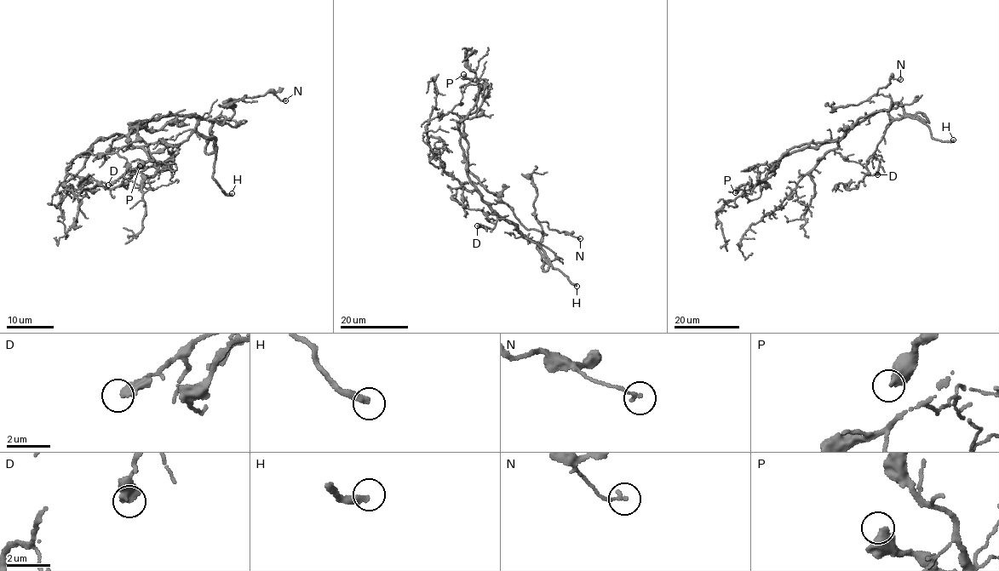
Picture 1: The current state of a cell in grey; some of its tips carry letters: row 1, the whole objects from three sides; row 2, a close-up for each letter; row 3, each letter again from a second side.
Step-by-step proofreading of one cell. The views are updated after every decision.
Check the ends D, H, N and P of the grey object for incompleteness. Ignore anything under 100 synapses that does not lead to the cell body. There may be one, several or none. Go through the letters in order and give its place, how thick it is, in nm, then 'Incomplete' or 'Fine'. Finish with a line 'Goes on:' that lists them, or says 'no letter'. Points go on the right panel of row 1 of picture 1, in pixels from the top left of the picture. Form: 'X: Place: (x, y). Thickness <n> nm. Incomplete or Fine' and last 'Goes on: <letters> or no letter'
D: Place: (877, 174). Thickness 480 nm. Fine
H: Place: (953, 139). Thickness 320 nm. Incomplete
N: Place: (900, 79). Thickness 150 nm. Fine
P: Place: (735, 192). Thickness 500 nm. Fine
Goes on: H

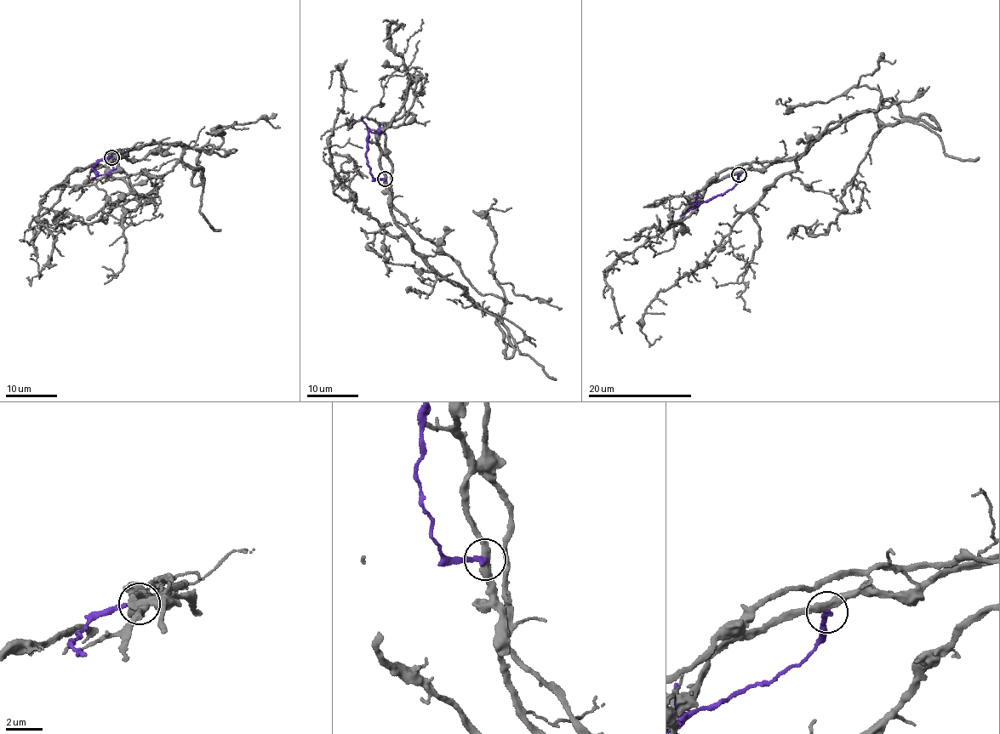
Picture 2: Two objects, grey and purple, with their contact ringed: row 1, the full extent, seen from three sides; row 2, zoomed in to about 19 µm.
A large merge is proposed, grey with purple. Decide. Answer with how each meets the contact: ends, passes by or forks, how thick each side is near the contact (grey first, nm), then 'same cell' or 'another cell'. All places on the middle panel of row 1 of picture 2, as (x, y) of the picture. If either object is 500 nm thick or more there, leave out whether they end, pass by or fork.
grey passes by | purple ends | 400/240 nm | another cell

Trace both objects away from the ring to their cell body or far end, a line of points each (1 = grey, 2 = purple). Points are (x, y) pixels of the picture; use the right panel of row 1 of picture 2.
1: (739, 173), (800, 155), (837, 124), (874, 112), (880, 129), (835, 222), (816, 236), (799, 225), (796, 233)
2: (739, 175), (736, 183), (721, 195), (702, 201), (694, 208), (696, 194)

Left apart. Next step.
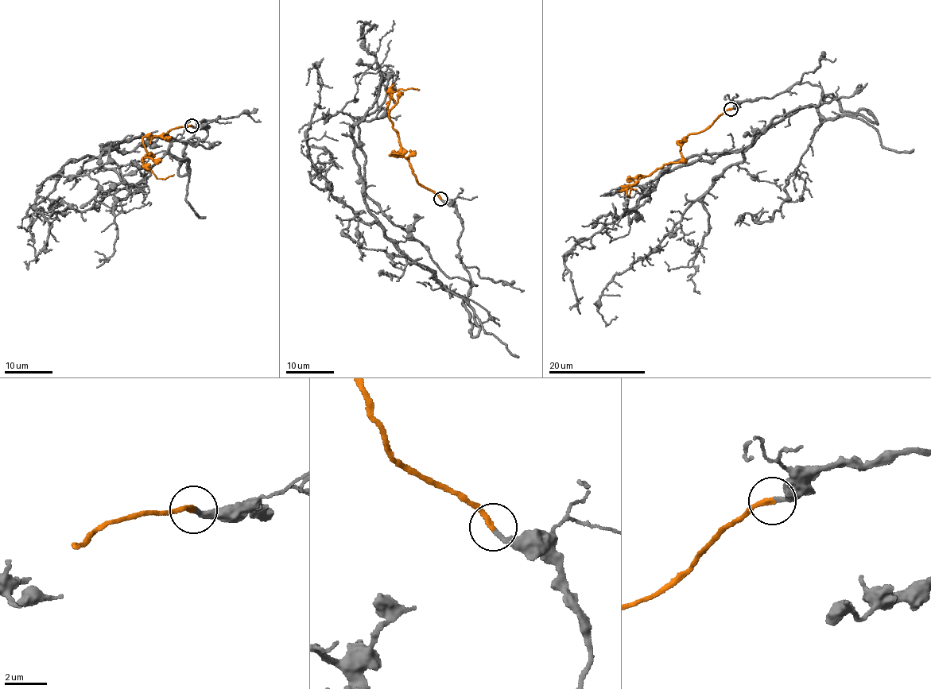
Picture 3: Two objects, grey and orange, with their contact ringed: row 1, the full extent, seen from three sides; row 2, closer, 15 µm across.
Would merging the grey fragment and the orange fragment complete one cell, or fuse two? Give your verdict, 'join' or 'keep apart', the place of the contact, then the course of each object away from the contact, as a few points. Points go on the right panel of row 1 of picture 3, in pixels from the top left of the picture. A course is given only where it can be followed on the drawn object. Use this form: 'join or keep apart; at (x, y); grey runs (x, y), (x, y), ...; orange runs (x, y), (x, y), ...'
join; at (731, 109); grey runs (731, 109), (822, 89), (746, 149), (678, 159), (578, 244), (564, 261), (582, 297); orange runs (731, 109), (701, 131), (688, 135), (680, 146), (682, 160), (642, 176), (626, 191), (629, 196), (630, 187)

